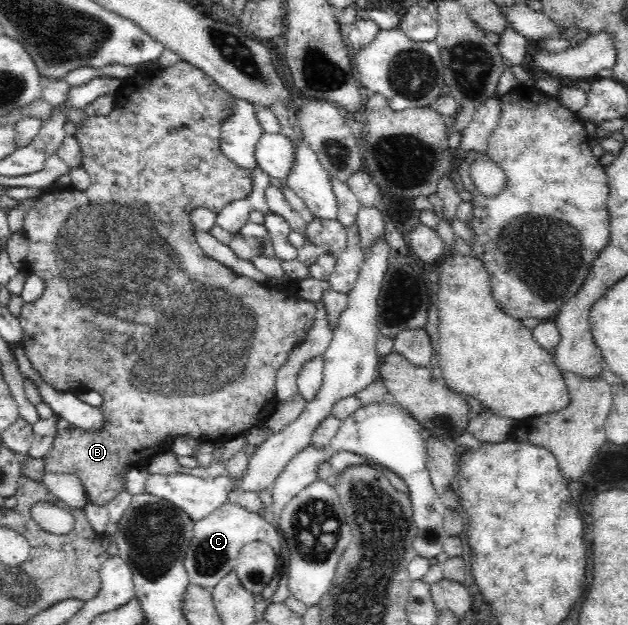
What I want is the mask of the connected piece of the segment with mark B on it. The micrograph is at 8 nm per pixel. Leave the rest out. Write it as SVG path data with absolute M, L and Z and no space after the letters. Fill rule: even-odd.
M182 59L167 68L152 69L148 72L136 71L132 77L123 81L115 97L114 109L109 114L89 117L83 125L77 127L75 138L82 153L81 166L91 177L88 189L62 191L62 193L49 191L48 195L44 195L40 201L37 201L25 216L23 233L29 241L29 250L24 266L43 279L45 288L37 300L25 303L18 317L24 333L20 346L24 349L25 357L30 361L32 368L44 383L59 393L84 390L100 393L102 404L98 409L102 413L102 429L84 431L80 427L74 427L73 431L57 431L53 445L43 461L47 473L76 475L84 486L87 501L104 507L118 493L126 490L125 481L128 481L128 471L145 468L152 457L170 451L171 443L178 436L188 435L202 442L219 443L245 435L252 427L262 426L278 406L275 395L276 375L286 365L288 355L294 349L298 349L300 344L306 343L312 331L315 315L315 304L298 295L297 285L300 280L289 278L288 283L284 283L282 287L275 287L266 286L255 279L248 279L241 275L232 275L234 271L230 267L224 267L212 257L207 257L197 244L195 227L190 219L190 212L194 208L204 207L213 212L219 212L225 205L232 204L233 201L246 197L250 193L251 172L230 161L222 153L220 145L222 127L231 116L235 101L238 99L216 85L216 82L201 69Z

